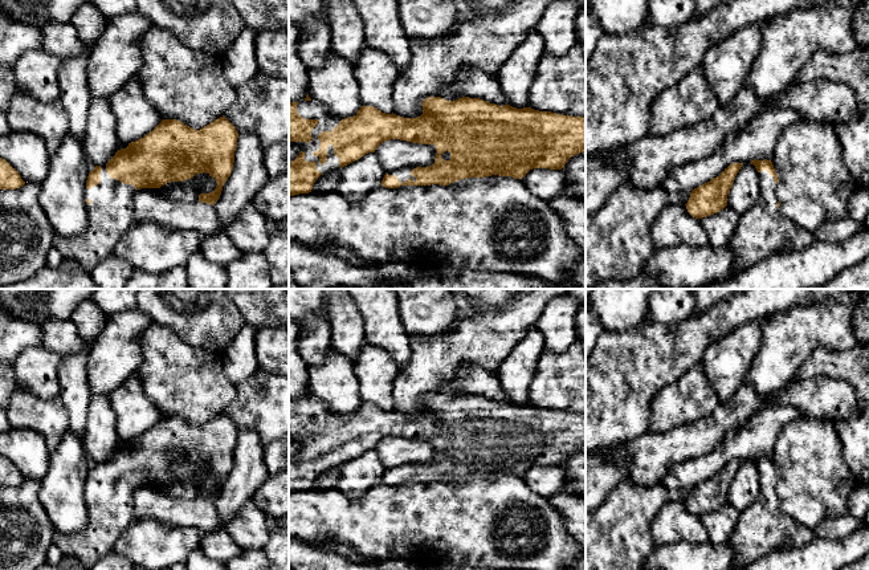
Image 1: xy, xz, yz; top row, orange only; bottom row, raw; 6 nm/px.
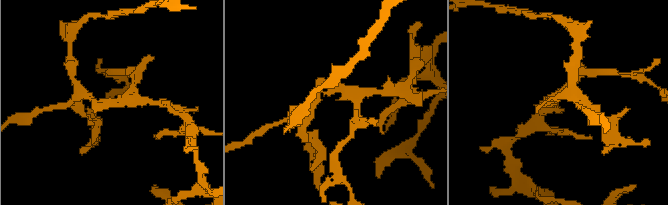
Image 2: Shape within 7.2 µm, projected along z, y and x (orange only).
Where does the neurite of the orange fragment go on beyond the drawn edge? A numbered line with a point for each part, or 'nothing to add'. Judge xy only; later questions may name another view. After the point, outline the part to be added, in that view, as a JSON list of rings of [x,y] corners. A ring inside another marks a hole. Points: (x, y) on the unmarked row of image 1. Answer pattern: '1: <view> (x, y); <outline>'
1: xy (110, 511); [[[106,461],[101,464],[101,480],[85,486],[87,526],[74,534],[54,529],[54,545],[89,569],[113,551],[115,541],[134,521],[135,484],[111,476]]]

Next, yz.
1: yz (762, 528); [[[766,467],[759,471],[758,498],[739,518],[729,545],[734,550],[733,570],[741,570],[766,554],[804,546],[815,540],[813,529],[784,514],[778,500],[778,480]]]

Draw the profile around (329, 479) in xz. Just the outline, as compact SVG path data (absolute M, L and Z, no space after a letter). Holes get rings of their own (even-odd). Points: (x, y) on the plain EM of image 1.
M331 467L315 477L311 489L315 492L336 489L340 476L340 468Z

